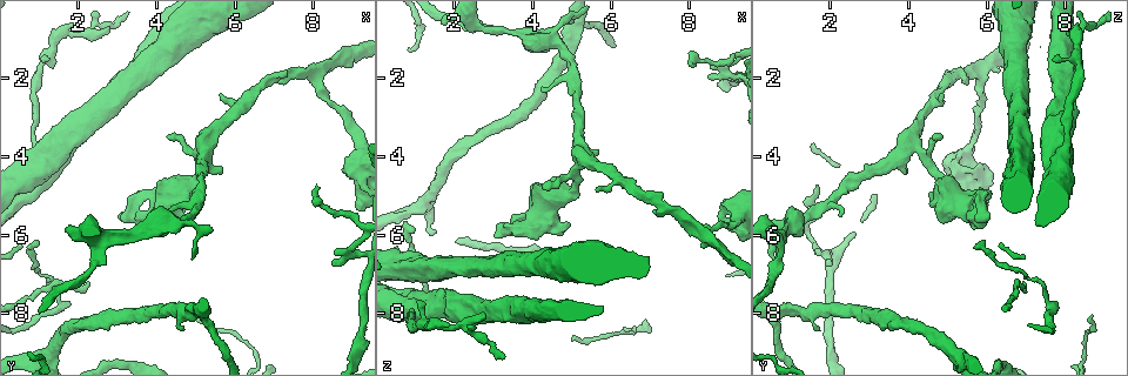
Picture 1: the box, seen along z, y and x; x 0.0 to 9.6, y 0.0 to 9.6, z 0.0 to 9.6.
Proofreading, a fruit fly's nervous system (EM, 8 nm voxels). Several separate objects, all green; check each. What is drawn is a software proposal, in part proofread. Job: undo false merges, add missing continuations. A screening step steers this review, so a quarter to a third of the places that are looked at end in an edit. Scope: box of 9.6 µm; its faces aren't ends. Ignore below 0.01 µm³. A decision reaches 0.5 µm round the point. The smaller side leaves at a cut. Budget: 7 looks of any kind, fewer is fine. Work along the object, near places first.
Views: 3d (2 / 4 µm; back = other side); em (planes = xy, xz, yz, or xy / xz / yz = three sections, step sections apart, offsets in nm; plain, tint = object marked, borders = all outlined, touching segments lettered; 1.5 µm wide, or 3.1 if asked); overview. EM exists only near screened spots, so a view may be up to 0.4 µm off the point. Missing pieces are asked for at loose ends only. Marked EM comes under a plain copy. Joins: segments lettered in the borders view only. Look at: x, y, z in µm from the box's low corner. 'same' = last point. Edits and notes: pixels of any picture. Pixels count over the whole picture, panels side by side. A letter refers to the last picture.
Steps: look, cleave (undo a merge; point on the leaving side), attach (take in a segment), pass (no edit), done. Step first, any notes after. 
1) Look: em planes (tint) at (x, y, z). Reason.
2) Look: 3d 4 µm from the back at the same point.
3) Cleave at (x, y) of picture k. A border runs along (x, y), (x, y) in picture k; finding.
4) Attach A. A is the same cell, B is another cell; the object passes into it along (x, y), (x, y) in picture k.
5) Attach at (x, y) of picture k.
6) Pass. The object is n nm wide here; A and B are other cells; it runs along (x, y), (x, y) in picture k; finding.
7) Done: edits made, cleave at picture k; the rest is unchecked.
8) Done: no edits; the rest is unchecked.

Look: 3d 4 µm at (8.05, 4.75, 1.60). Thin end.

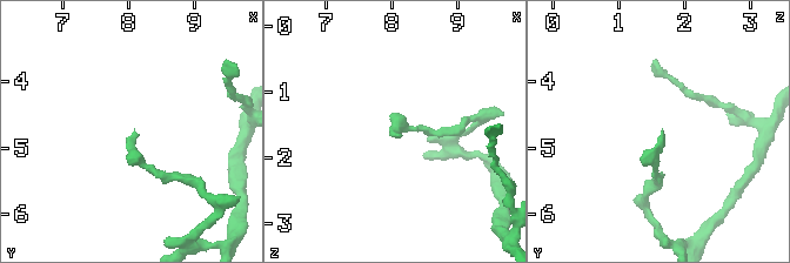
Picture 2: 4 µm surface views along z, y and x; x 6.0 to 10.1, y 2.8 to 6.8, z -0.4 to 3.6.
Look: em planes (borders) at (8.10, 4.75, 1.65).

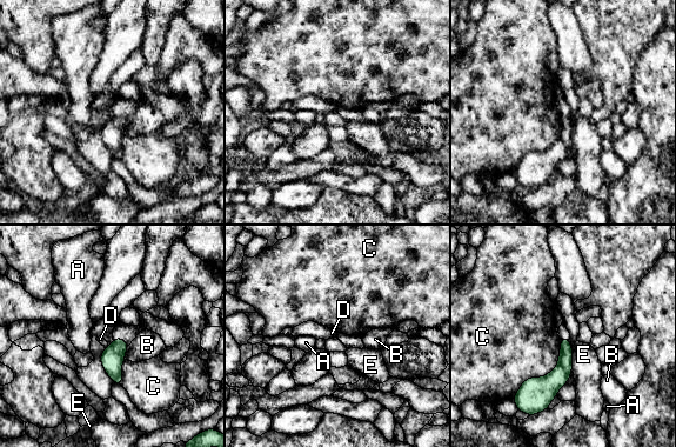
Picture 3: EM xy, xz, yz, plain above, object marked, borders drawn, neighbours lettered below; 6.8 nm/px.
Pass. The object is 100 nm wide here; A, B, C, D and E are other cells; a border runs along (561, 339), (559, 364), (513, 398) in picture 3; no lettered segment goes on from it.

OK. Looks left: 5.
Look: em planes (borders) at (4.45, 5.65, 1.10). Calibre changes.

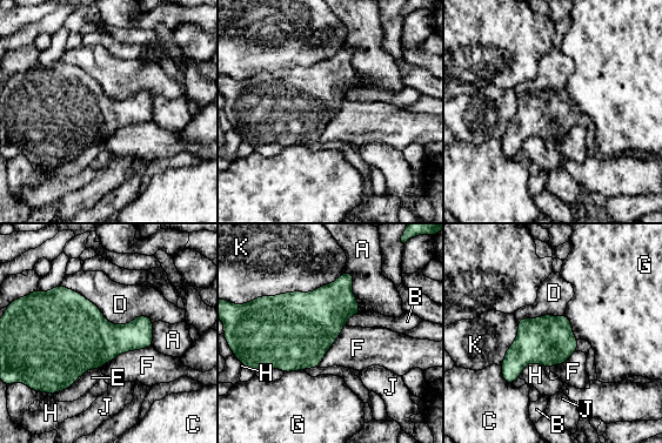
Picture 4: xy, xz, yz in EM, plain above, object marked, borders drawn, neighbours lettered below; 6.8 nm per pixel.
Pass. A, B, C, D, E, F, G, H, J and K are other cells; one neuron here.

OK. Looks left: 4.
Look: em planes (tint) at (5.65, 2.45, 4.90). Branch stops here.

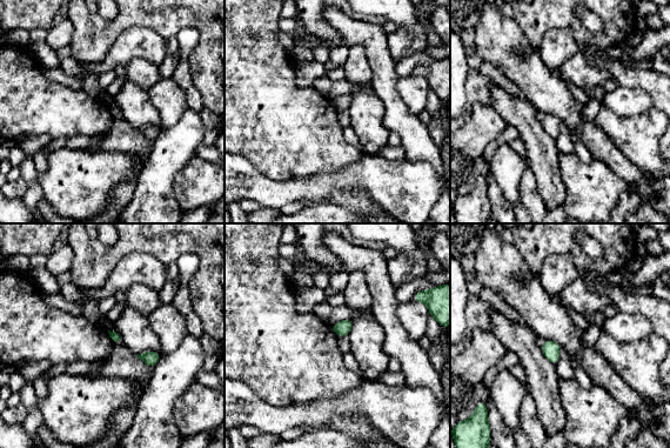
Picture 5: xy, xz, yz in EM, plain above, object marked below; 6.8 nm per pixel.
Look: em planes (borders) at the same point.

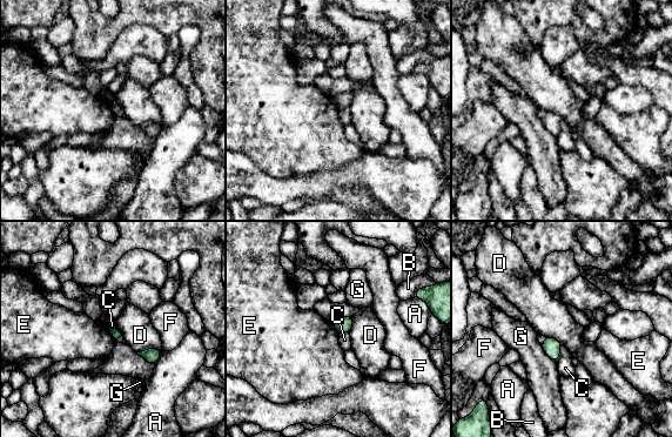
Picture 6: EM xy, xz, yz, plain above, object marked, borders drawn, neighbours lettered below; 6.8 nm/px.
Pass. A, B, C, D, E, F and G are other cells; a border runs along (135, 353), (154, 365) in picture 6; no lettered segment goes on from it.

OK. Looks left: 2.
Done: no edits; the rest is unchecked.

